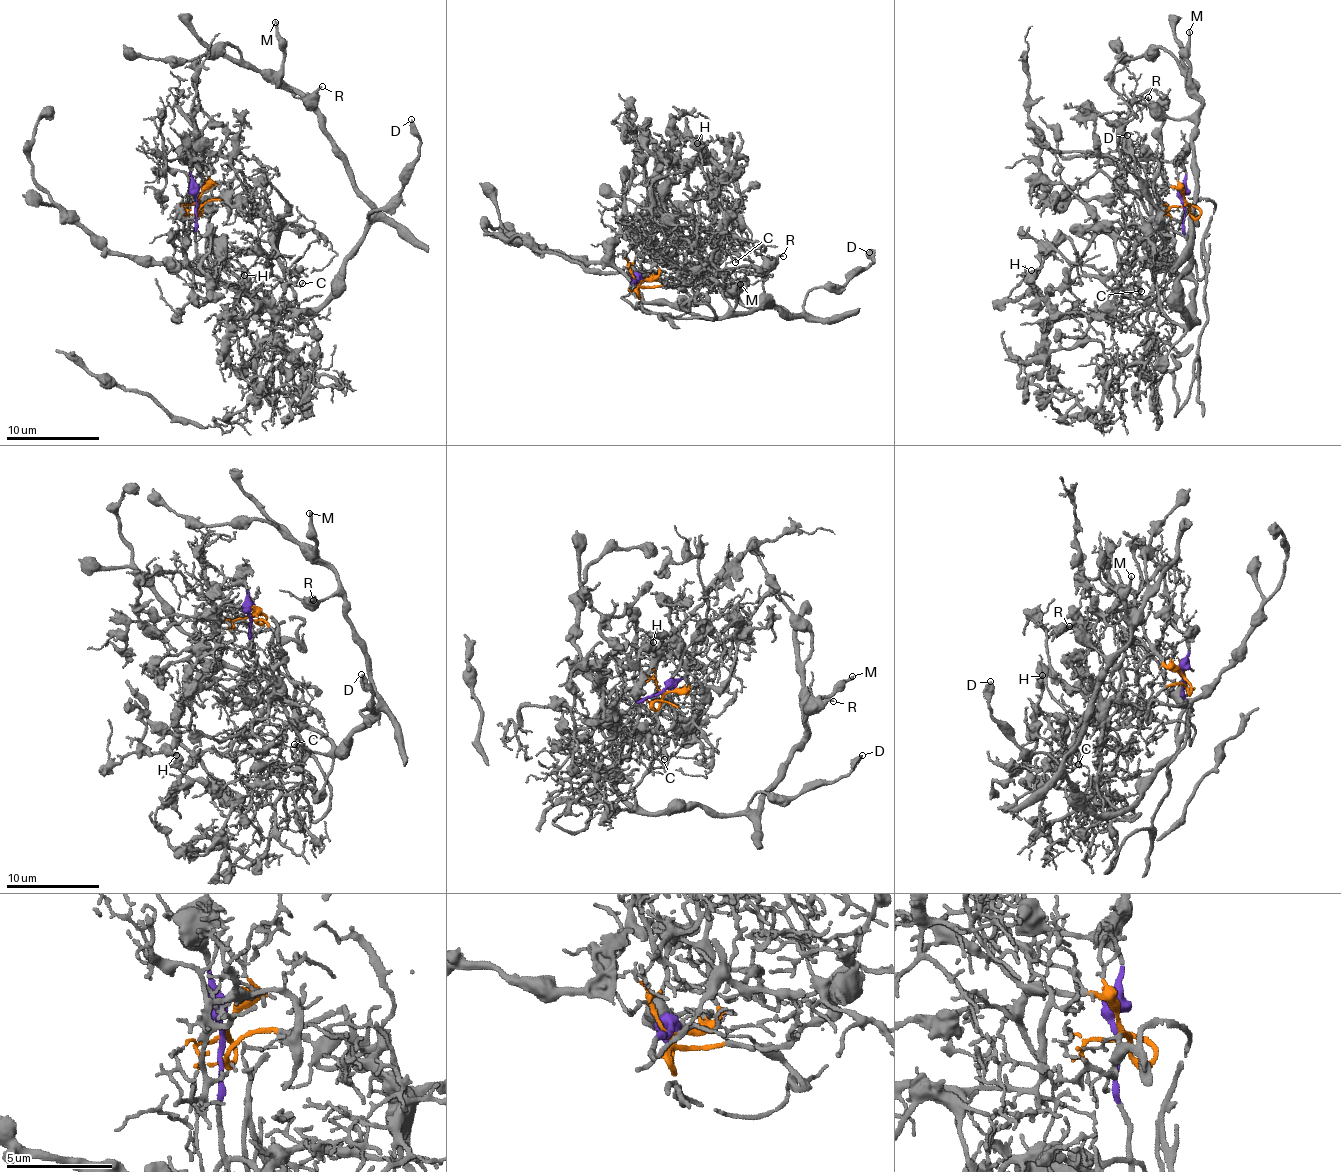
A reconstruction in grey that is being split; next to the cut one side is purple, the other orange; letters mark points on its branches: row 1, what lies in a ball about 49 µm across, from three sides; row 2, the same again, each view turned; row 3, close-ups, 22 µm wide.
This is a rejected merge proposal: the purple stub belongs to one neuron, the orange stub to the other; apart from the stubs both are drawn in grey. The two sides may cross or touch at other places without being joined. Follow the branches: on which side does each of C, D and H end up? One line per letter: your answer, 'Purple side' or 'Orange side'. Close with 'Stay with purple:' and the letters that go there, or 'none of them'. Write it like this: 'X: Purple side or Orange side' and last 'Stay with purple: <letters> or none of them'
C: Orange side
D: Purple side
H: Orange side
Stay with purple: D

